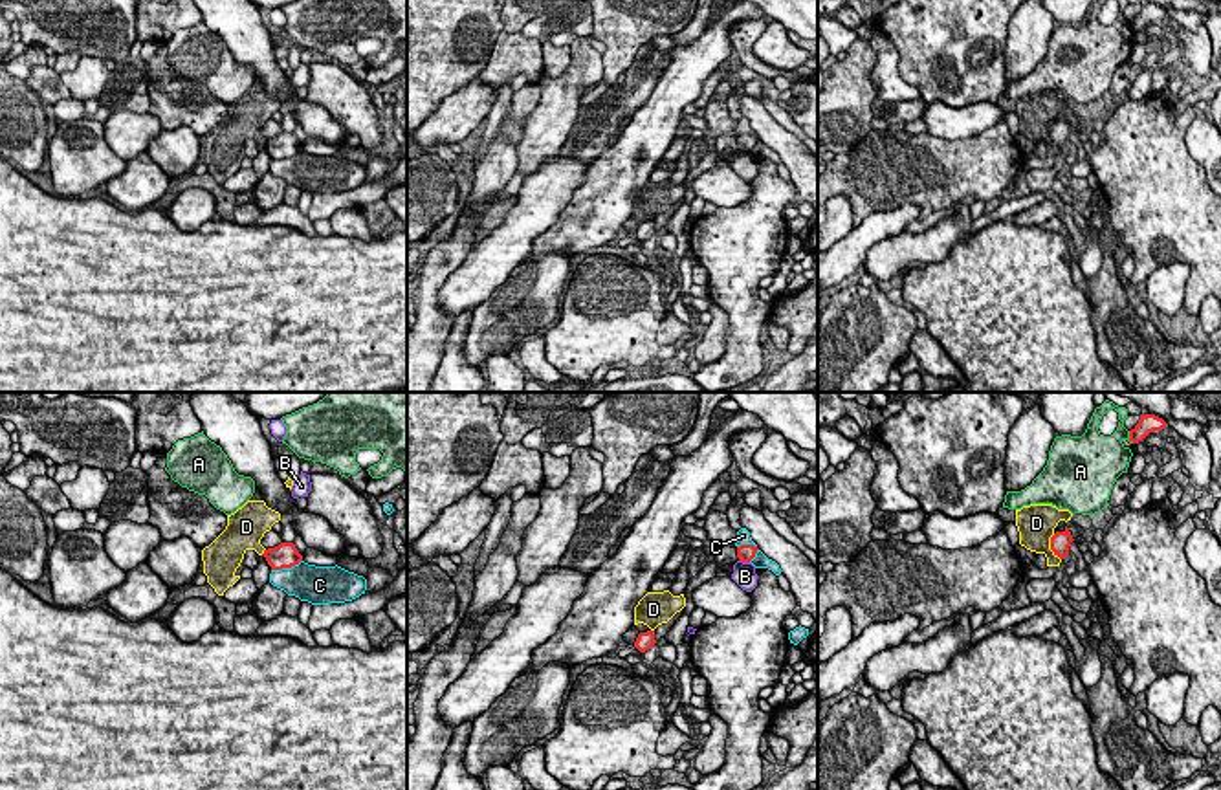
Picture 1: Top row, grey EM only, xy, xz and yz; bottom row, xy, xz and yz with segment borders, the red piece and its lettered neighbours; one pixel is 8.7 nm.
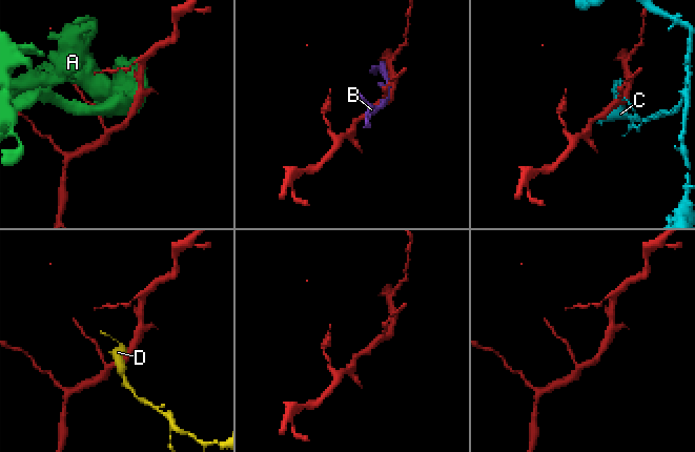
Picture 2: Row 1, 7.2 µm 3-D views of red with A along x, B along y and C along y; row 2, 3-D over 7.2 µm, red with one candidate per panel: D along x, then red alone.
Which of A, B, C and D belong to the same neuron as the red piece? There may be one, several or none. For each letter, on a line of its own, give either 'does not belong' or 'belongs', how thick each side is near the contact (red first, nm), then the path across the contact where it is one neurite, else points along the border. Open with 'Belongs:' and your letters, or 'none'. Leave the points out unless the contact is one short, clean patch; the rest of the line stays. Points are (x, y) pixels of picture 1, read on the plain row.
Belongs: none
A: does not belong | 160/320 nm
B: does not belong | 160/200 nm
C: does not belong | 160/130 nm
D: does not belong | 180/340 nm | along yz (1053, 123), (1051, 140), (1060, 149)

